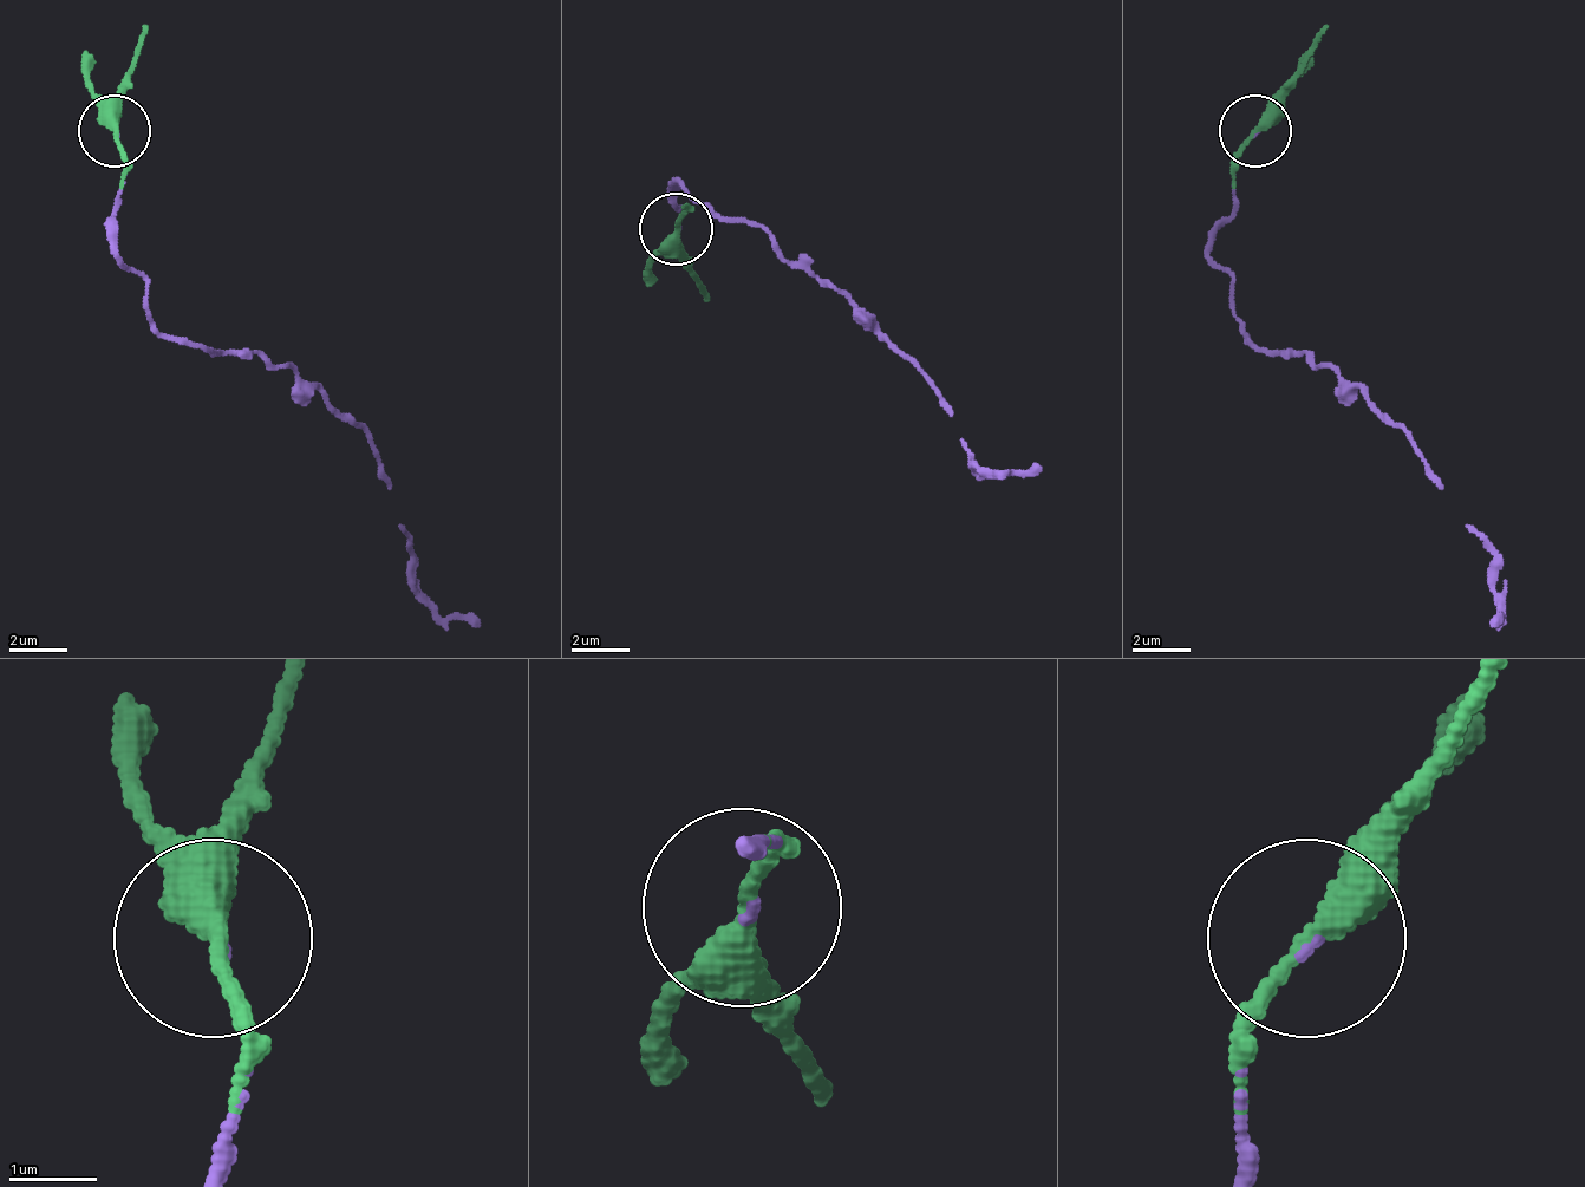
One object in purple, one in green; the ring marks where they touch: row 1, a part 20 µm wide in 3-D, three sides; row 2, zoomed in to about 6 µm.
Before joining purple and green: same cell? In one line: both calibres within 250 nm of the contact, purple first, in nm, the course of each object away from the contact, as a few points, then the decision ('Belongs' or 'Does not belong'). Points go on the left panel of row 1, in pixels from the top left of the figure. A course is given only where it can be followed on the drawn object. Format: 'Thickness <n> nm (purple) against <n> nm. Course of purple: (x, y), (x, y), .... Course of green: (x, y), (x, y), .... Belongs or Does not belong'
Thickness 40 nm (purple) against 320 nm. Course of purple: (119, 132), (112, 220), (156, 328), (293, 364), (373, 444), (416, 588), (445, 618), (482, 625). Course of green: (112, 132), (112, 96), (149, 24). Belongs

